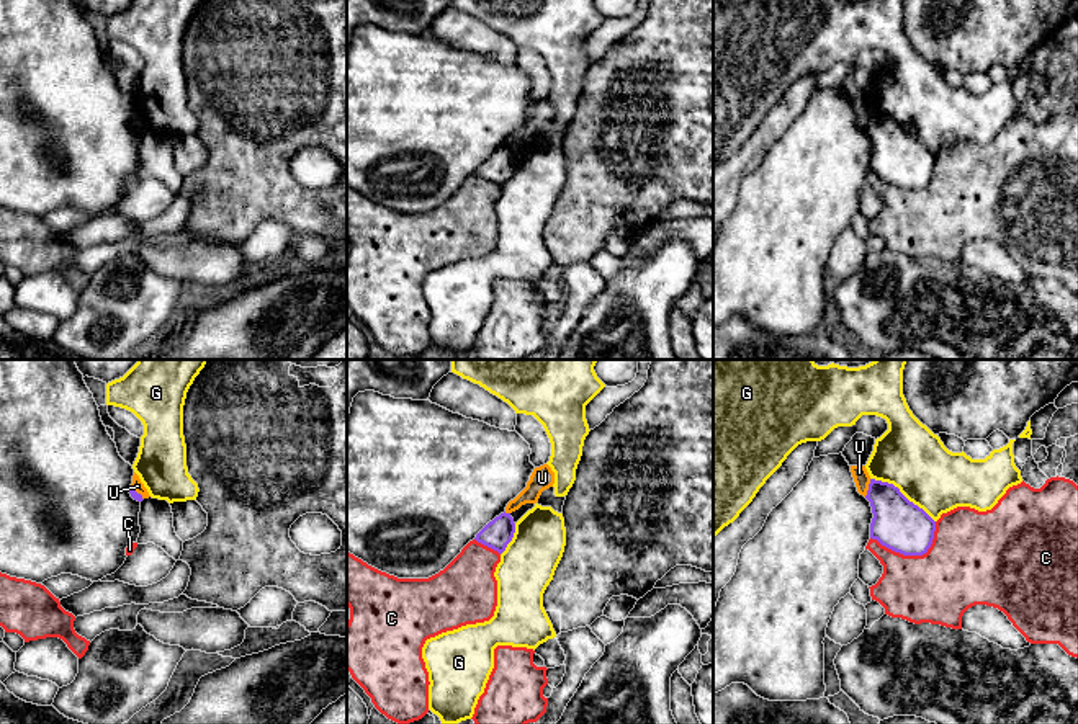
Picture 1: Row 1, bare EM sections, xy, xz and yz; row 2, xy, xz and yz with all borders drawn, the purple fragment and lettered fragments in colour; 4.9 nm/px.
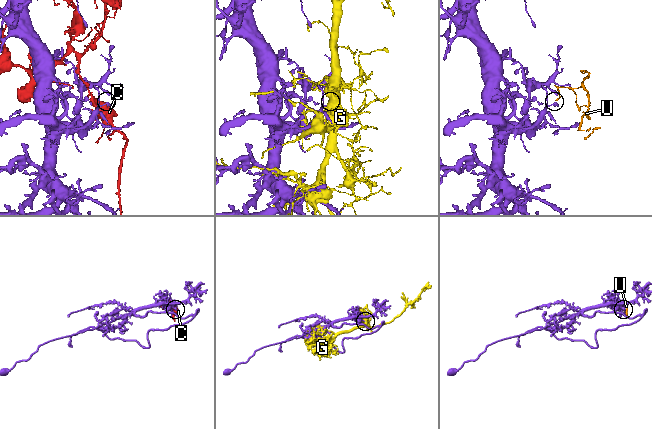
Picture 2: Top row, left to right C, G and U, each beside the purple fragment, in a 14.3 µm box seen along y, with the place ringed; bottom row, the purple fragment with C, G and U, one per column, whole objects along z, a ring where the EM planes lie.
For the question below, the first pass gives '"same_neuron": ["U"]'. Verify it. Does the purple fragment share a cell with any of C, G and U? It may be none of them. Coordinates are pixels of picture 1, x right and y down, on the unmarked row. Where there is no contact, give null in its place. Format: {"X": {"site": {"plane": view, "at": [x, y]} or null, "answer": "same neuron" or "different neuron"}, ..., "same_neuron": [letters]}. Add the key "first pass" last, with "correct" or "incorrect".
{"C": {"site": {"plane": "yz", "at": [913, 188]}, "answer": "different neuron"}, "G": {"site": {"plane": "yz", "at": [902, 128]}, "answer": "different neuron"}, "U": {"site": {"plane": "yz", "at": [869, 121]}, "answer": "different neuron"}, "same_neuron": [], "first pass": "incorrect"}

